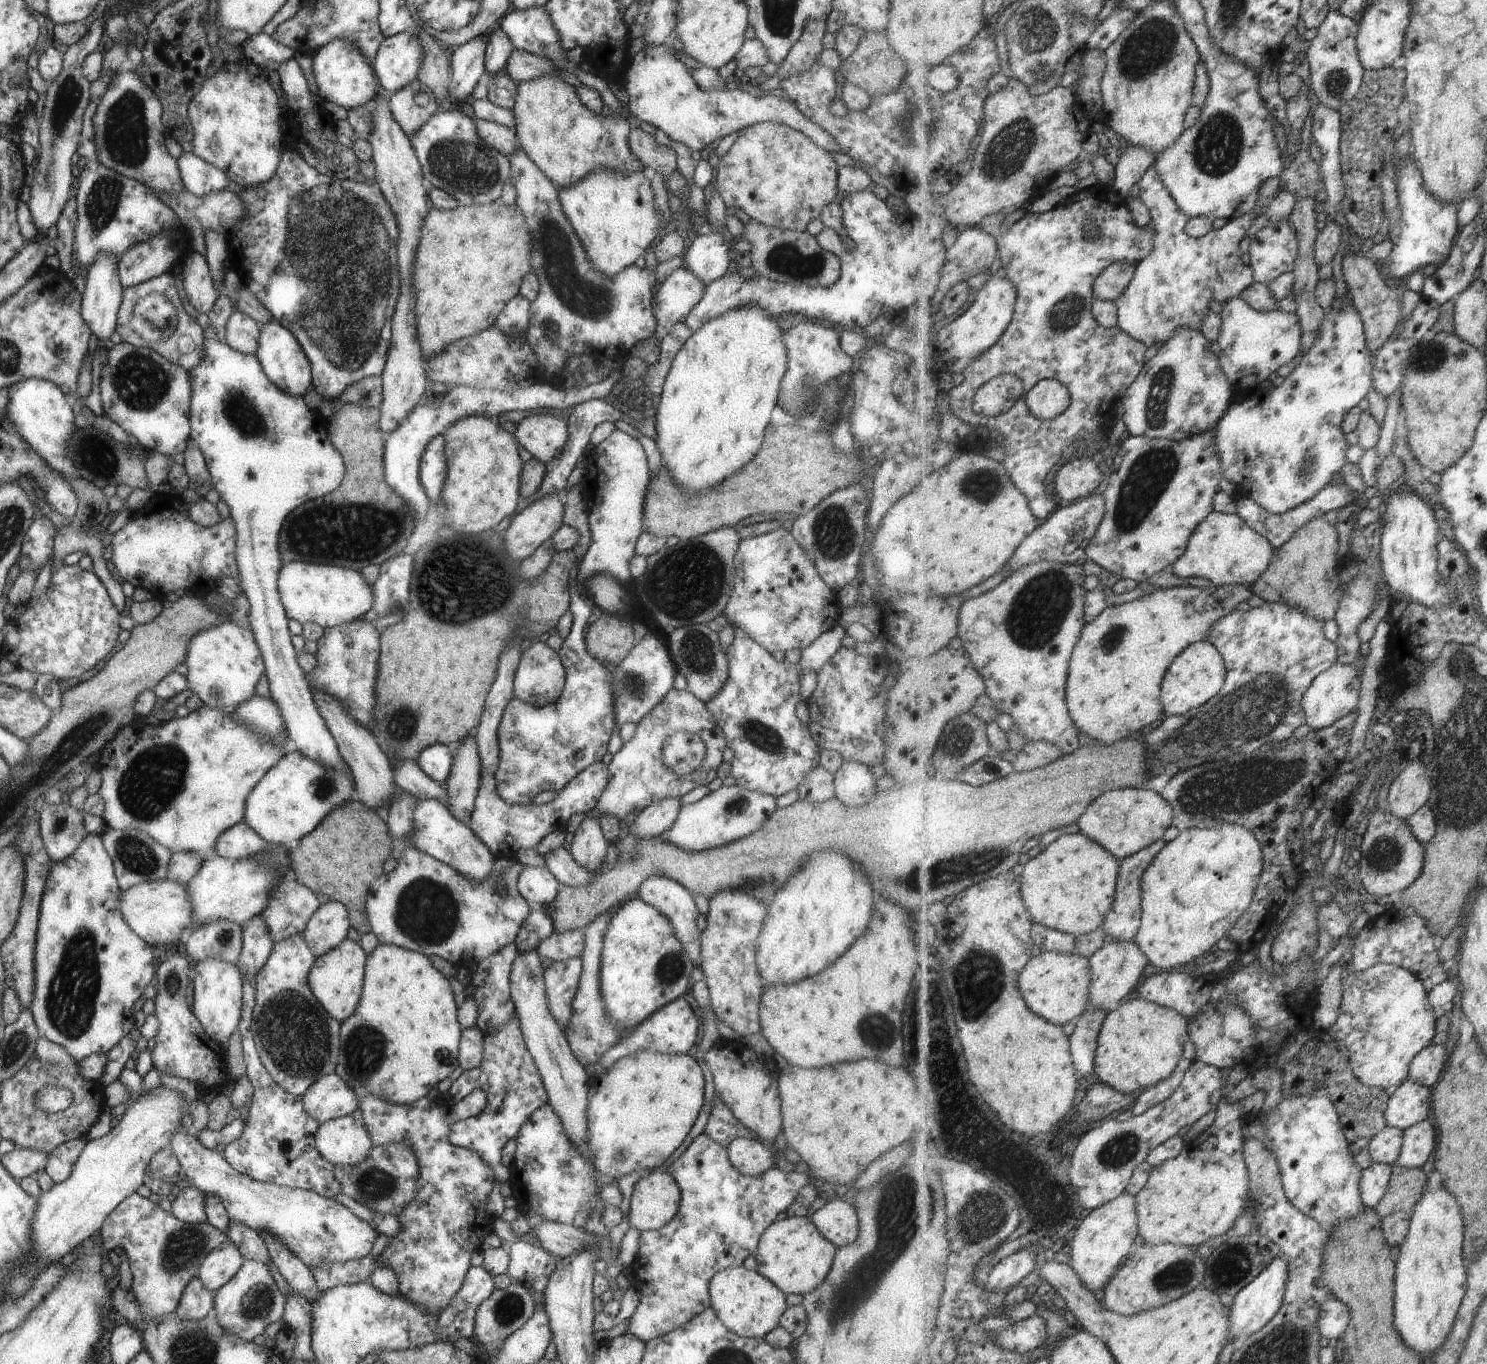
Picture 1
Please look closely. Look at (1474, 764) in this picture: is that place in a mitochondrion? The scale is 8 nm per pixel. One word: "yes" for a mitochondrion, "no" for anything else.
yes

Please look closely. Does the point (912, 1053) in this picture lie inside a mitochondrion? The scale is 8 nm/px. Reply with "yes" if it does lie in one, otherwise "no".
yes

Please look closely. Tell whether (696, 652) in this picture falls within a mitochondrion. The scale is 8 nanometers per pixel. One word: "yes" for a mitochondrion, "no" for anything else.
yes

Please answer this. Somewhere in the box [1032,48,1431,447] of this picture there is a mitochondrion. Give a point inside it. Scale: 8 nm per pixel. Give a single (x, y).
(1217, 148)

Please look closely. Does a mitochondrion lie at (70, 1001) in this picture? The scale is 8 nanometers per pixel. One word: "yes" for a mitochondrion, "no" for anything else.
yes

